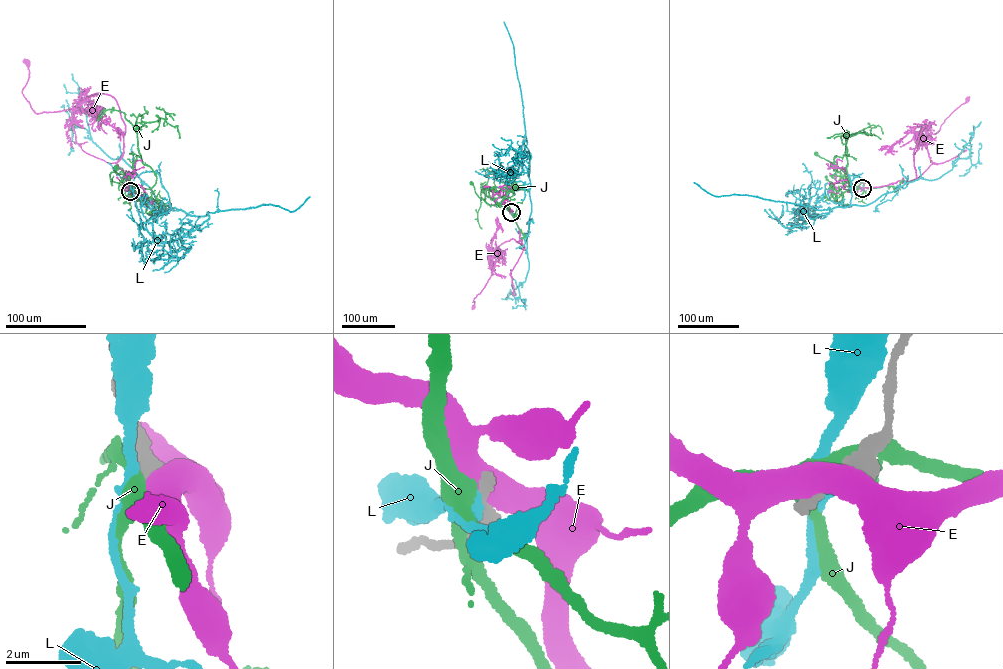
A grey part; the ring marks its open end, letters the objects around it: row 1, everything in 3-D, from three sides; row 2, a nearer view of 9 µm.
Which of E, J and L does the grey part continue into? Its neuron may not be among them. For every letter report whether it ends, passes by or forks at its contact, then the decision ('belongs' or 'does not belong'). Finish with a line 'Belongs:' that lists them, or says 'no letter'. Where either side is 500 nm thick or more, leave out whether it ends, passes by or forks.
E: does not belong
J: does not belong
L: it passes by; does not belong
Belongs: no letter

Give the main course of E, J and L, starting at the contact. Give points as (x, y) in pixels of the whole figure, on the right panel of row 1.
E: (863, 187), (915, 179), (913, 152), (924, 125), (936, 133), (945, 119), (967, 99)
J: (862, 187), (853, 189), (846, 186), (844, 172), (816, 154)
L: (863, 187), (862, 178), (849, 175), (849, 206), (817, 210), (809, 205), (745, 195), (716, 196), (694, 182)

